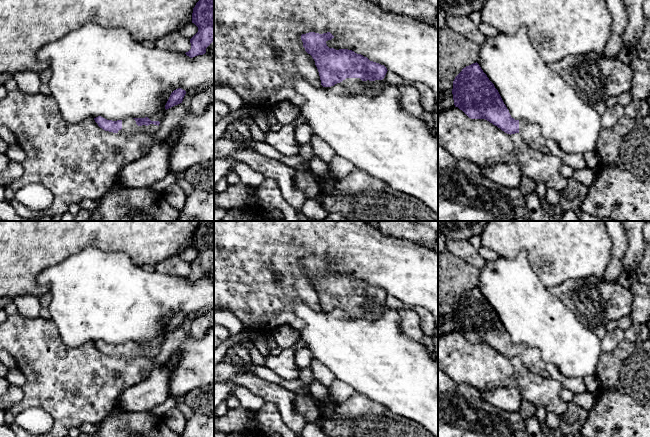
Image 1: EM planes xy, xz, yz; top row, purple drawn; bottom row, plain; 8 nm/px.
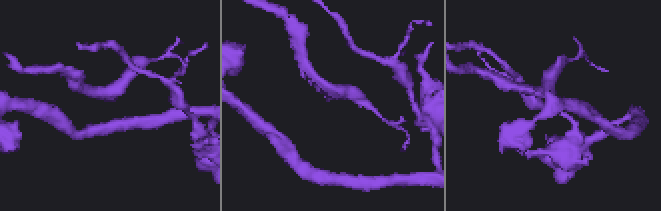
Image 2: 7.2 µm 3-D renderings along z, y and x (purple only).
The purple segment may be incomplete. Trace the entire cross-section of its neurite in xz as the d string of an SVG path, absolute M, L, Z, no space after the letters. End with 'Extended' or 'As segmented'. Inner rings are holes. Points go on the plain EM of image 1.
M330 256L301 259L305 275L315 285L321 309L331 311L339 307L350 318L376 319L381 309L375 305L384 303L387 292L352 274L329 272L326 266L332 262Z. Extended

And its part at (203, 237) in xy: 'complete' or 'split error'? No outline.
complete

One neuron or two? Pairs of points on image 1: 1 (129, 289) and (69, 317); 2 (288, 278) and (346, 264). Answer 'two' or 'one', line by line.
1: one
2: one

